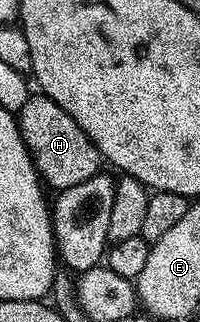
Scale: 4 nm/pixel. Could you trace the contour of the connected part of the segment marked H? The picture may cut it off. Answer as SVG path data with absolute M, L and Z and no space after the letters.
M37 91L30 95L16 118L23 143L37 168L37 176L50 190L75 187L75 183L83 183L83 179L91 179L102 172L103 158L95 143L91 143L87 131L83 131L83 127L79 127L79 123L75 123L75 119L71 119L71 115L47 94Z

